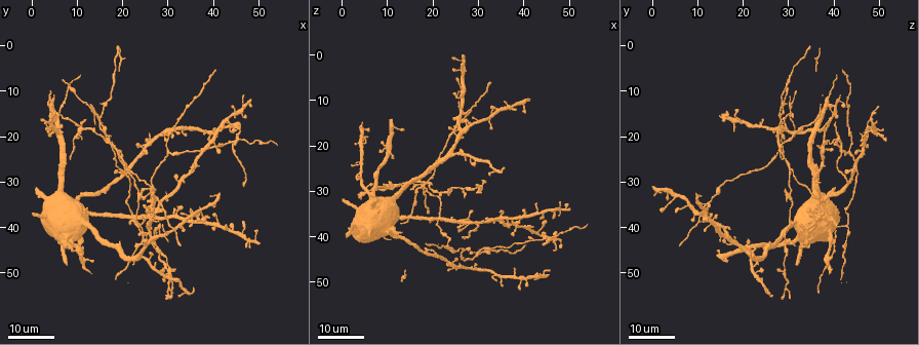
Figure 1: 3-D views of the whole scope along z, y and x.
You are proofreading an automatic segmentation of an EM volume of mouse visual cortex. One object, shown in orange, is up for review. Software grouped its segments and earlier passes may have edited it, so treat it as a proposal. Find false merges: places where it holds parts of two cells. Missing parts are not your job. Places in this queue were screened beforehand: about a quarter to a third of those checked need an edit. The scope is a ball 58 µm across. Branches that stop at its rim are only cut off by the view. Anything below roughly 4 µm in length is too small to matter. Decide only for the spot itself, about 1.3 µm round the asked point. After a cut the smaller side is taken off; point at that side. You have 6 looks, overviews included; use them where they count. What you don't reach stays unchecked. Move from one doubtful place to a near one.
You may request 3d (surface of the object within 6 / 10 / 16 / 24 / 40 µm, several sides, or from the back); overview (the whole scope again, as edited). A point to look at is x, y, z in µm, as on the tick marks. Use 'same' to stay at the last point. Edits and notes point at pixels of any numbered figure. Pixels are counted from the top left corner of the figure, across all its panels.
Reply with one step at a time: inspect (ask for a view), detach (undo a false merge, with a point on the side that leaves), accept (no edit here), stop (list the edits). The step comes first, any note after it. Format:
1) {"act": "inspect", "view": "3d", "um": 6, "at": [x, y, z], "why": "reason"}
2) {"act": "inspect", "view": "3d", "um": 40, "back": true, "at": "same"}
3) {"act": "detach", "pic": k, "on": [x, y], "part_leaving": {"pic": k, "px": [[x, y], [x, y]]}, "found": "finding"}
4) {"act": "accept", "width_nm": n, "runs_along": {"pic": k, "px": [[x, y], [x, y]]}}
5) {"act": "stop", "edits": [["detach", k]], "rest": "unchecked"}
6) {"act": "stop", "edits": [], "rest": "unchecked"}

{"act": "inspect", "view": "3d", "um": 24, "at": [45.5, 20.5, 40.5], "why": "four or more arms meet"}

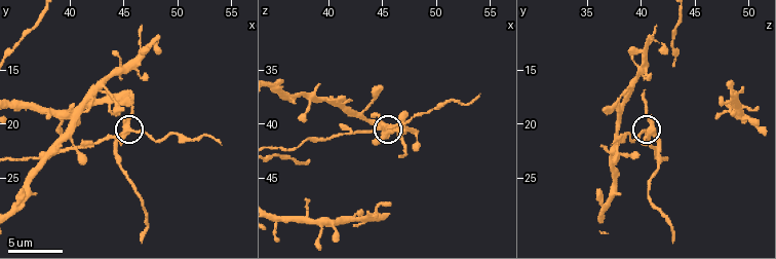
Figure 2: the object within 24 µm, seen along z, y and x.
{"act": "inspect", "view": "3d", "um": 6, "at": [45.6, 20.4, 40.6]}

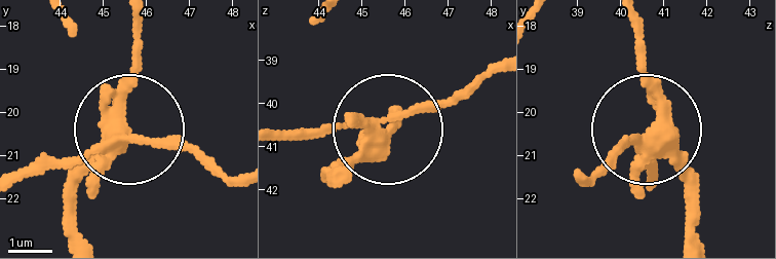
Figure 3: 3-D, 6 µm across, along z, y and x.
{"act": "detach", "pic": 3, "on": [130, 80], "side_arm_um": 11, "part_leaving": {"pic": 3, "px": [[113, 147], [76, 188], [72, 232]]}, "found": "two cells meet here"}

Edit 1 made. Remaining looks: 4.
{"act": "inspect", "view": "3d", "um": 24, "at": [27.5, 38.5, 38.0], "why": "branch point"}

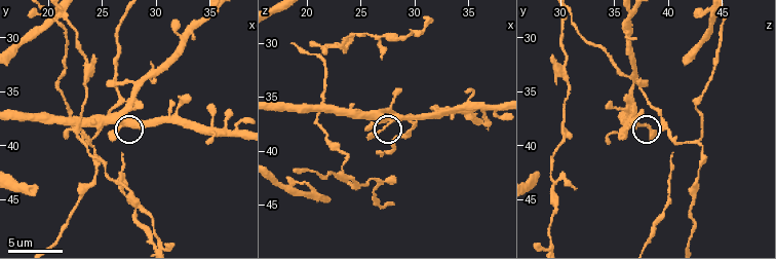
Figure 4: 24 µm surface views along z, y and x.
{"act": "inspect", "view": "3d", "um": 10, "at": [27.4, 38.0, 37.8], "why": "closer look"}

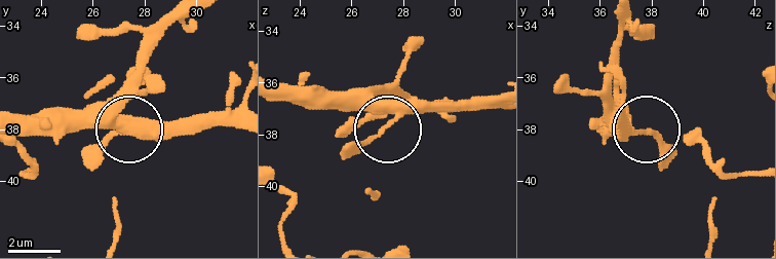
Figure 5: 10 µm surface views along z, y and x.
{"act": "accept", "width_nm": 240, "found": "one cell here"}

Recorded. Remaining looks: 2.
{"act": "inspect", "view": "3d", "um": 24, "at": [14.5, 15.0, 28.5], "why": "three-way junction"}

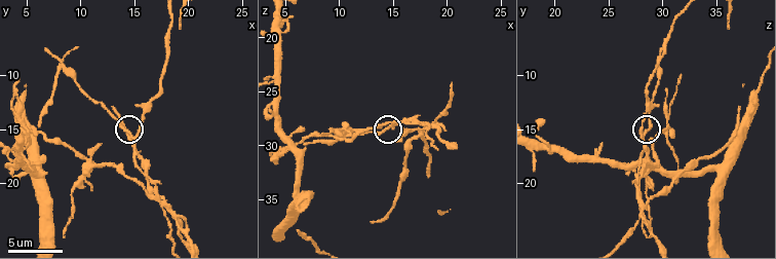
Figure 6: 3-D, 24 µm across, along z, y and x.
{"act": "inspect", "view": "3d", "um": 10, "at": [14.8, 15.6, 28.2]}

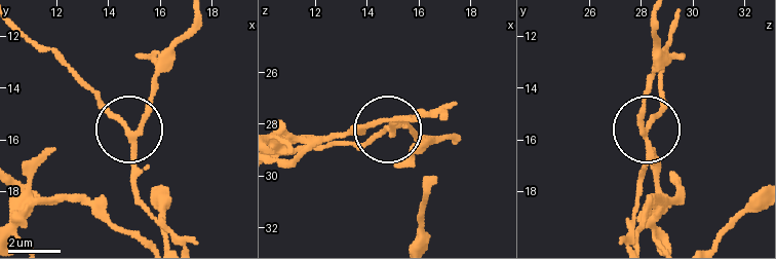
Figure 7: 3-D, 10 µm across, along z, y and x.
{"act": "detach", "pic": 7, "on": [152, 88], "part_leaving": {"pic": 7, "px": [[144, 120], [159, 57], [194, 16]]}, "found": "a second cell is stuck on"}

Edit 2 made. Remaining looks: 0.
{"act": "stop", "edits": [["detach", 3], ["detach", 7]], "rest": "unchecked"}

